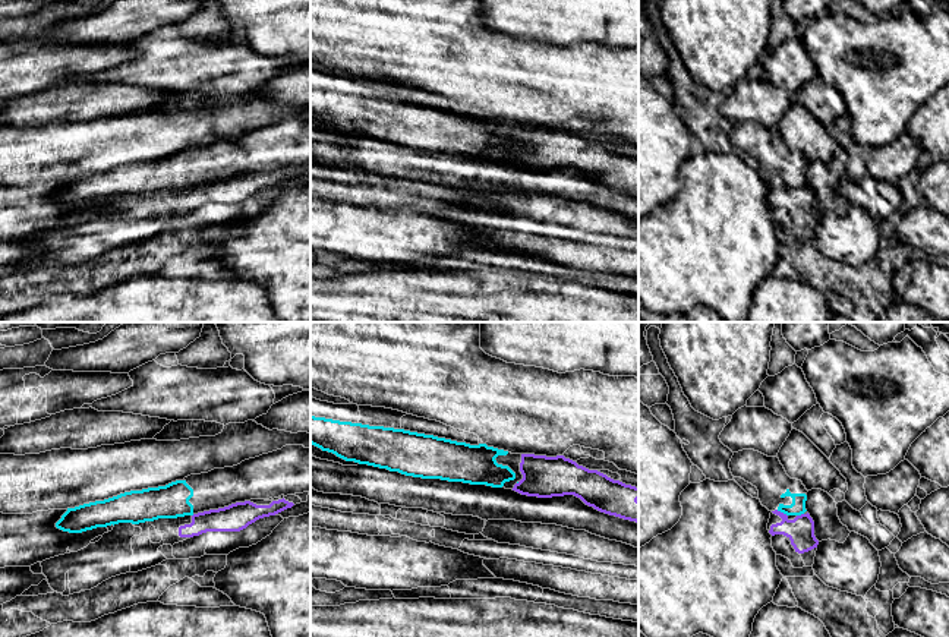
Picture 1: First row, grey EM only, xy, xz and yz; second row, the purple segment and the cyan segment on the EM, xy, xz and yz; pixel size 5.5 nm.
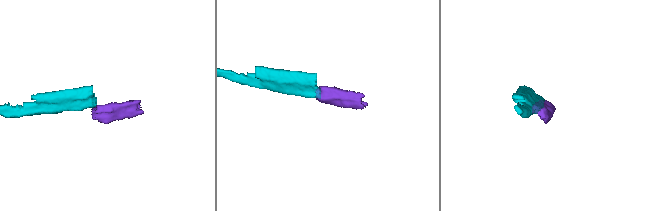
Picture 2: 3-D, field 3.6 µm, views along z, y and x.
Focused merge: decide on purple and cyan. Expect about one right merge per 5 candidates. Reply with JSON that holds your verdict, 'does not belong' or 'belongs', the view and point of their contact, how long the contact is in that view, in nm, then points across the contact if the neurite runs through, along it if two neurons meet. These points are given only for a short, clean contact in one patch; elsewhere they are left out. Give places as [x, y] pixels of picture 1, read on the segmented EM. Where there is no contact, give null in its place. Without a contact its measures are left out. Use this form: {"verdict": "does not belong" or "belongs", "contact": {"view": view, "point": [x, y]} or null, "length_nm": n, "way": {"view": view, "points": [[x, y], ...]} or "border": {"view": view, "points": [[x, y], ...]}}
{"verdict": "does not belong", "contact": {"view": "yz", "point": [782, 513]}, "length_nm": 70, "border": {"view": "yz", "points": [[776, 510], [787, 516]]}}

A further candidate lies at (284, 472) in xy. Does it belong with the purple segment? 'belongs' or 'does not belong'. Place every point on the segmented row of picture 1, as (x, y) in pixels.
does not belong

